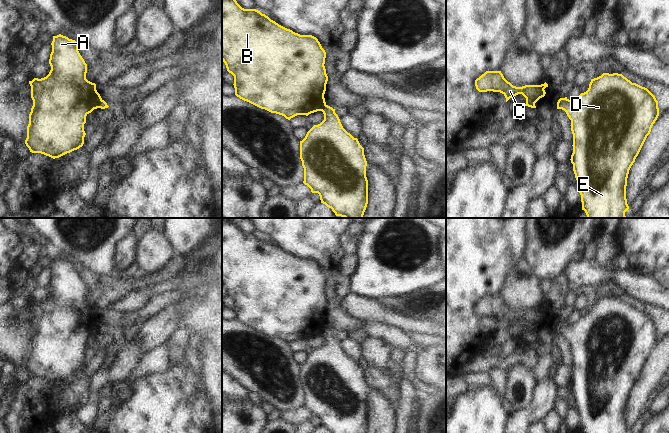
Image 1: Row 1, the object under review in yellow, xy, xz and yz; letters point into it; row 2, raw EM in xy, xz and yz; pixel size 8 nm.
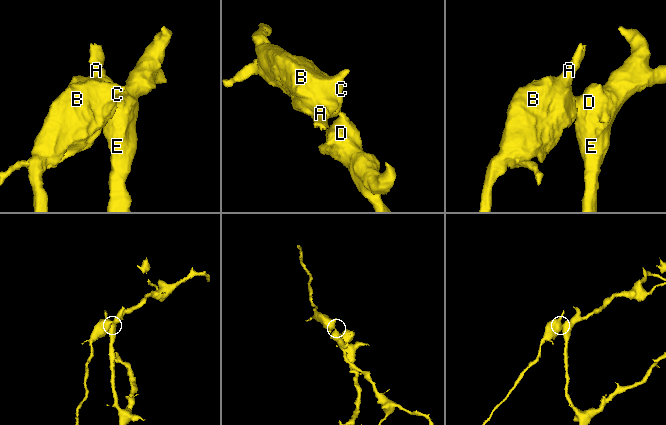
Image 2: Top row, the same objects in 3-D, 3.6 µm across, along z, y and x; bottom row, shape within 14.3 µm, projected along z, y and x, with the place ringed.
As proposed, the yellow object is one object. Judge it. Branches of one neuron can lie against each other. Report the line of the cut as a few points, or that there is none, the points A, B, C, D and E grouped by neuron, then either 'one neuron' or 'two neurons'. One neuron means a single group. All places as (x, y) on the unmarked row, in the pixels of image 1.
cut in xz along (326, 329), (321, 334); A B C / D E; two neurons

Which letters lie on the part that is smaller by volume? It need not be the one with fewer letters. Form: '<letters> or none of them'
A, B, C

